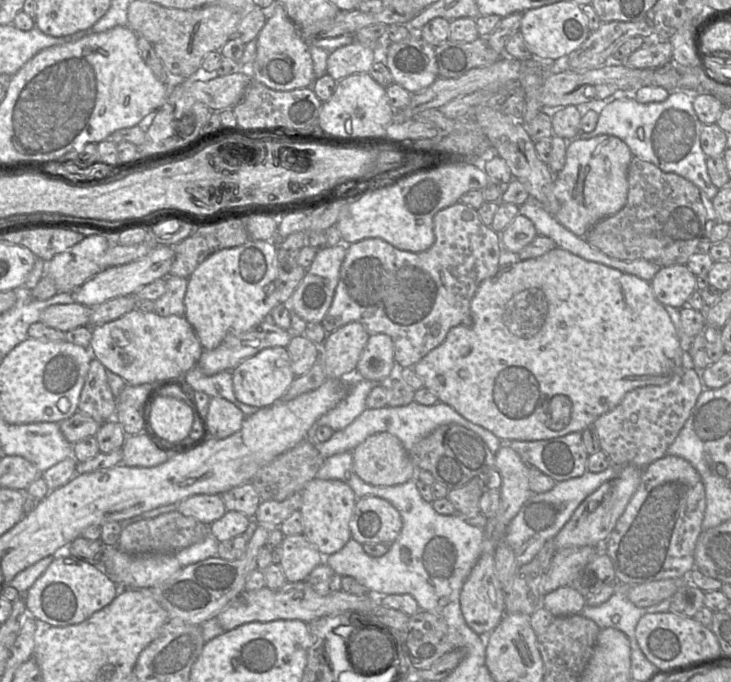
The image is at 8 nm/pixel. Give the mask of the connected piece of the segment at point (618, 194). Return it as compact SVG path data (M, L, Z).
M603 134L588 140L576 137L575 139L568 141L565 165L561 171L554 175L553 193L560 202L560 209L554 217L575 235L585 237L588 231L600 220L619 212L625 206L628 198L628 168L632 157L633 154L628 145L616 136Z

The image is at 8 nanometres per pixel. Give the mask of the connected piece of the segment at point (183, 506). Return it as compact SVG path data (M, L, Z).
M198 494L182 500L178 511L186 517L194 517L200 522L211 525L226 513L221 495Z

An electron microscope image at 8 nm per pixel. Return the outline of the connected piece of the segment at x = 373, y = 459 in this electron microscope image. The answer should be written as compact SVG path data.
M389 432L369 436L353 451L354 470L374 486L403 484L415 476L415 465L401 441Z

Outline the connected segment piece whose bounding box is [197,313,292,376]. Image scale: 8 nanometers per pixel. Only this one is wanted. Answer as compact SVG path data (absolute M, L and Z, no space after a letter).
M271 313L265 318L267 321L240 334L229 334L213 350L204 350L197 366L207 376L223 371L232 371L242 361L250 358L261 350L271 347L287 347L291 341L291 334L271 320Z

